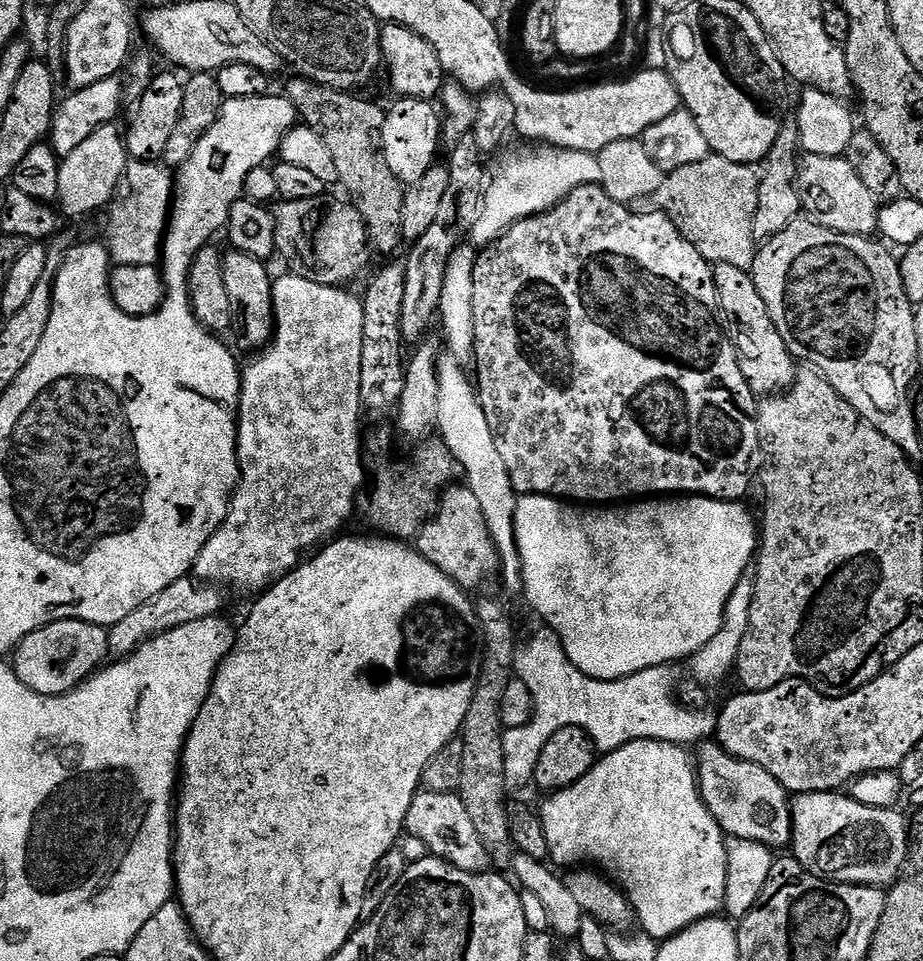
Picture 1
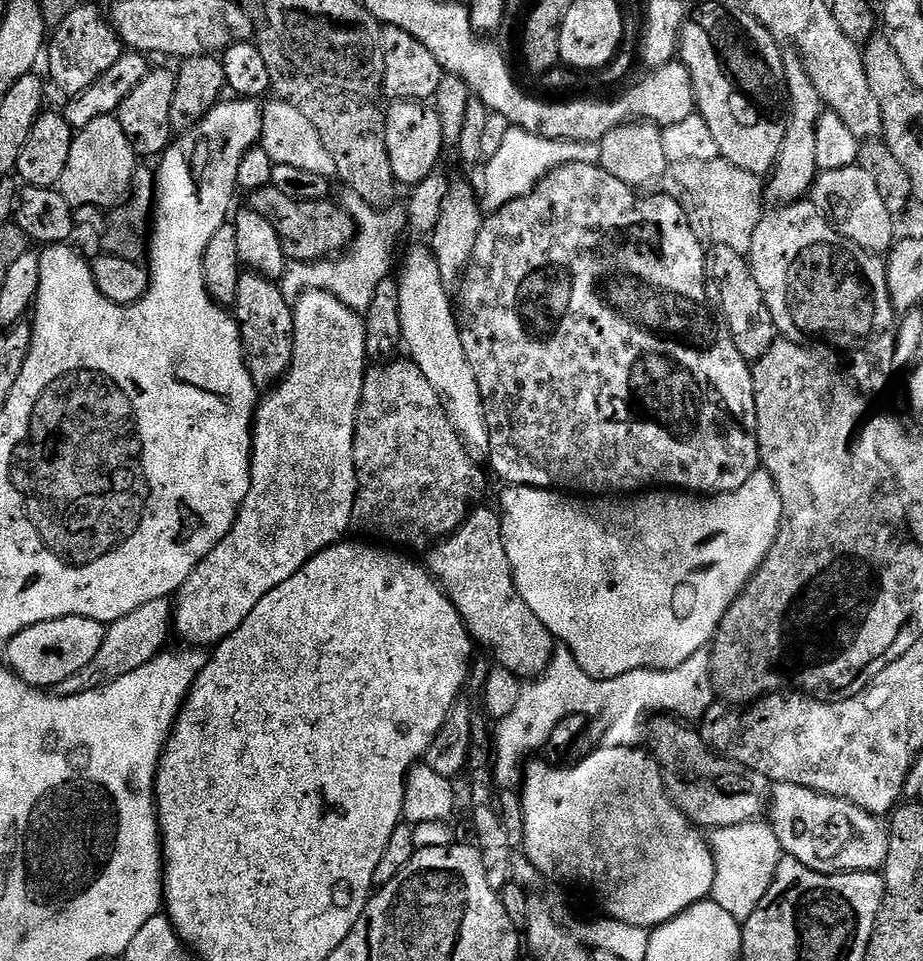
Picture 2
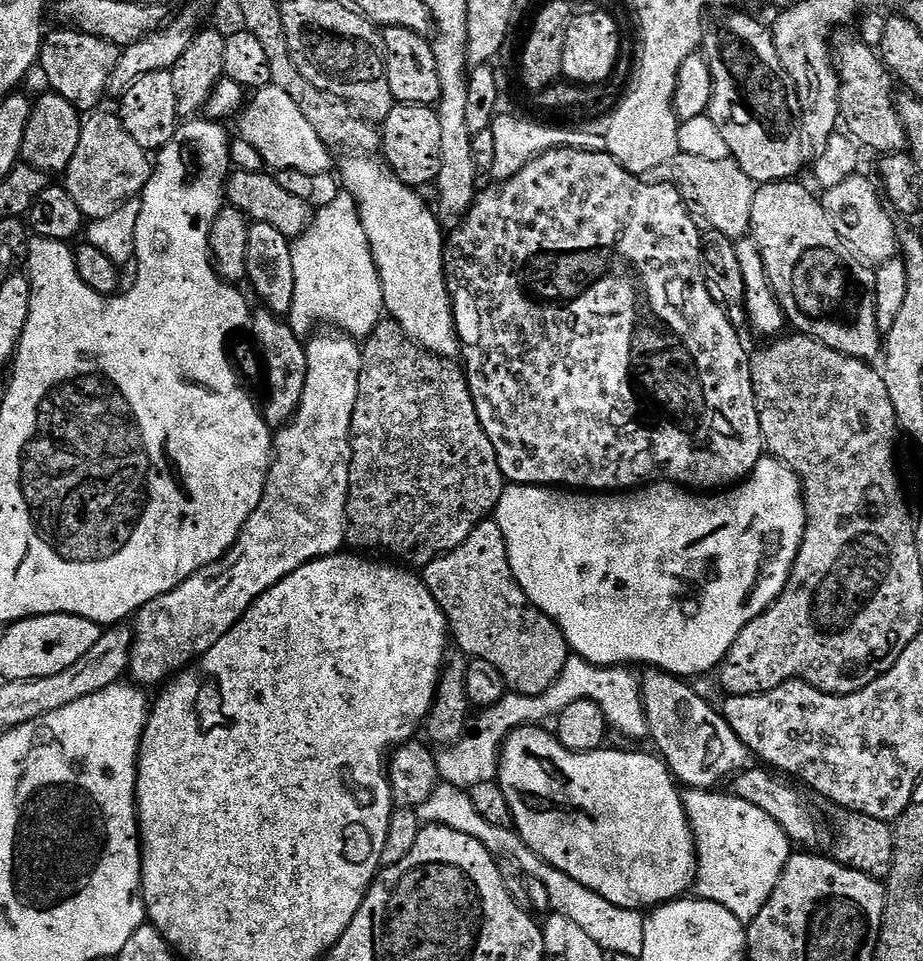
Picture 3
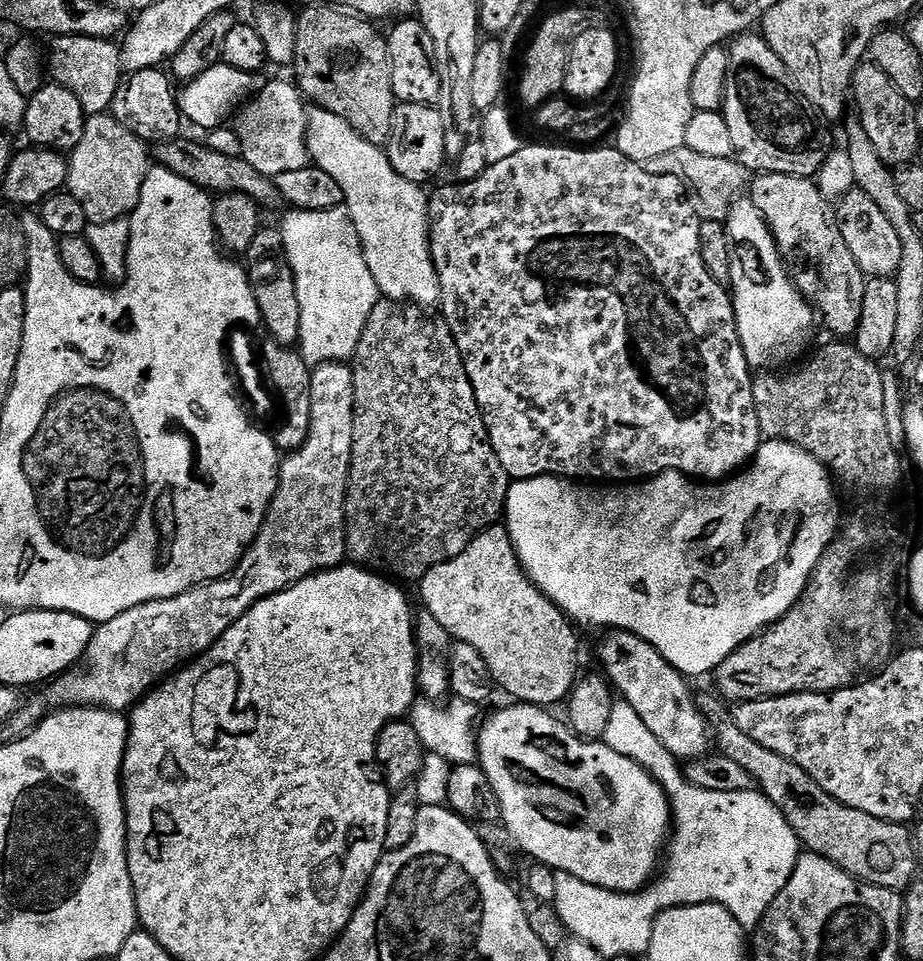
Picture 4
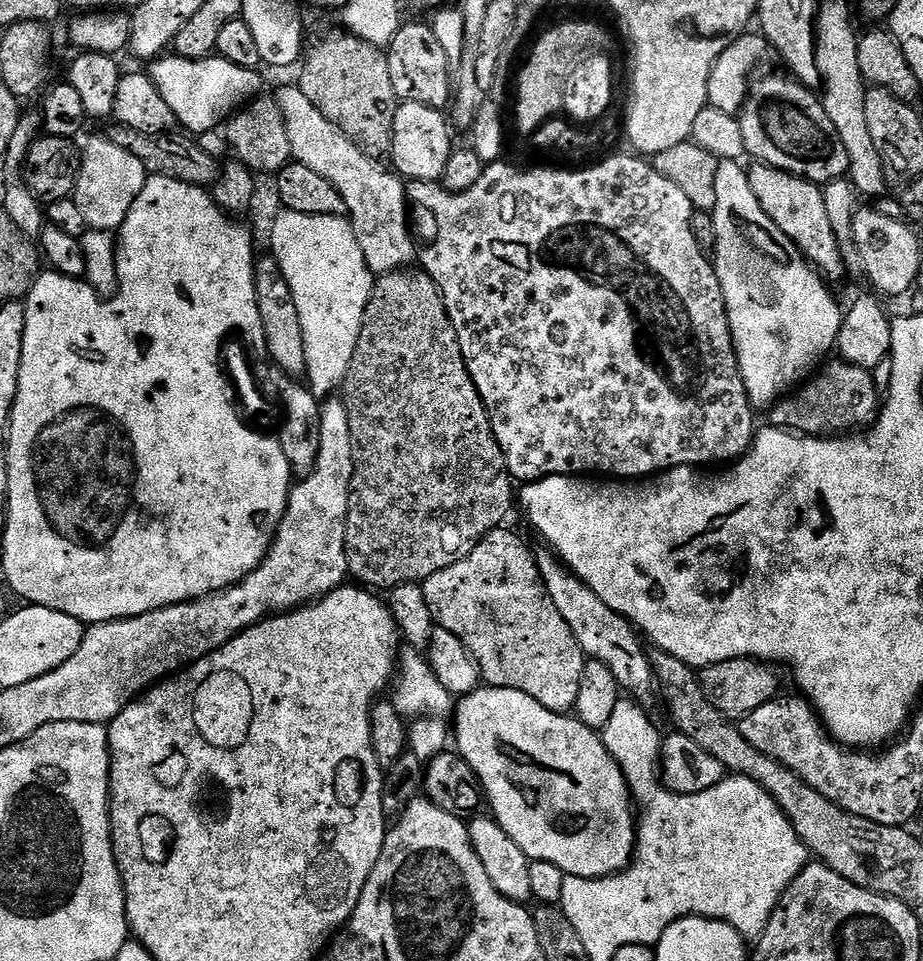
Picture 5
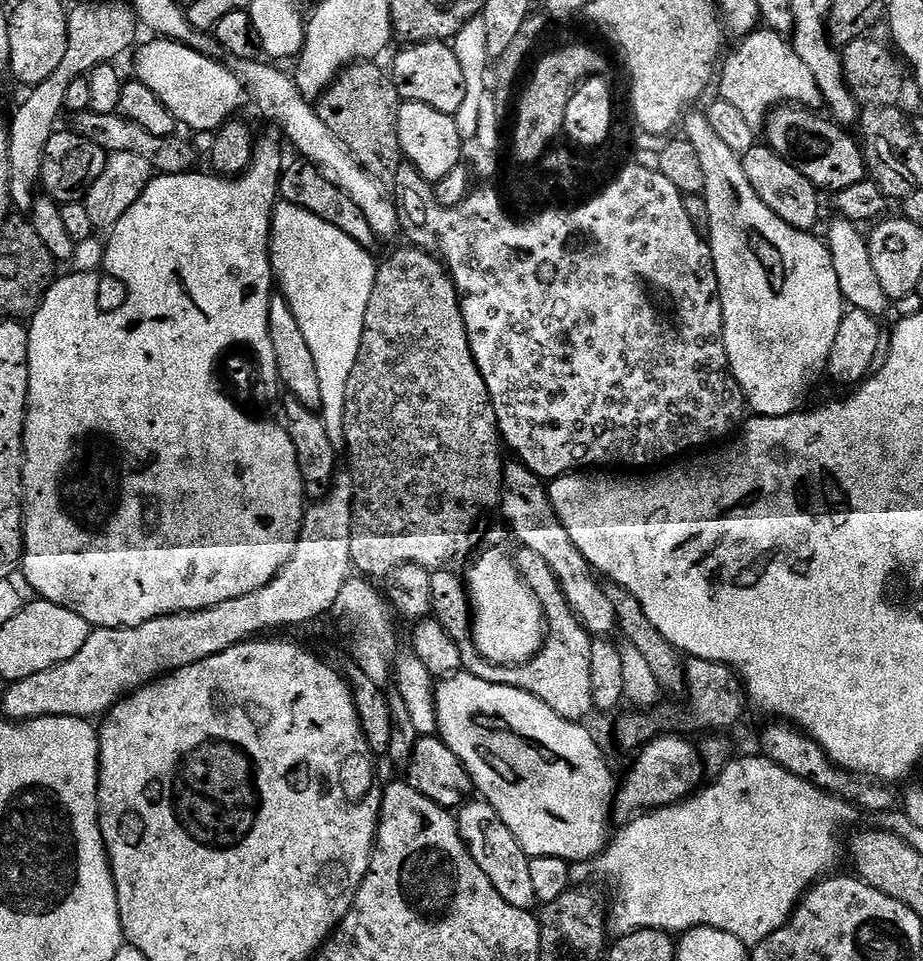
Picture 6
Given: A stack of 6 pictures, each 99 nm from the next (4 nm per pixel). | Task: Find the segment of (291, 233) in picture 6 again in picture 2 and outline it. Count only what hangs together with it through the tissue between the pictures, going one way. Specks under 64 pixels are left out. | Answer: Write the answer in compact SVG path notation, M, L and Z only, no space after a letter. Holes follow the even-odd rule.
M345 191L343 195L342 207L352 215L352 221L356 224L356 234L352 237L352 243L343 254L335 258L314 260L311 264L289 263L279 286L284 291L284 297L290 302L299 300L309 290L329 292L347 308L364 314L374 299L379 283L392 272L392 247L395 246L396 240L392 237L391 226L380 217L383 215L377 209L371 208L359 194Z

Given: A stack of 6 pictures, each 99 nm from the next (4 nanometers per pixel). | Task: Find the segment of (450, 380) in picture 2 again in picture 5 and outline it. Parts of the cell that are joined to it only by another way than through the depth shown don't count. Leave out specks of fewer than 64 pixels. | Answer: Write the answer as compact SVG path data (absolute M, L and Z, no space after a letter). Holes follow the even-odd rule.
M298 86L282 89L275 93L274 99L285 118L291 159L326 178L326 182L342 194L342 202L346 202L348 211L347 219L358 238L358 246L362 246L368 269L373 274L407 269L411 265L408 263L417 259L418 249L410 227L405 181L391 167L379 160L371 160L349 136L334 126L334 122L326 119L322 110L318 110L318 106L314 106Z

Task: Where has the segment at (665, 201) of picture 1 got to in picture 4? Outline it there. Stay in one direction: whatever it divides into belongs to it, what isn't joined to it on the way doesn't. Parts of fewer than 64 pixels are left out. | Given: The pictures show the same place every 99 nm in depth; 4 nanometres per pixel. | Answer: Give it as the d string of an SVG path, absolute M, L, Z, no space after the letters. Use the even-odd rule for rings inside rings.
M679 148L670 150L670 154L658 154L658 158L646 161L650 174L655 176L673 176L688 189L688 198L692 201L694 210L701 220L727 221L730 210L736 201L741 199L746 188L746 172L732 156L713 158L706 154L698 154L698 150Z

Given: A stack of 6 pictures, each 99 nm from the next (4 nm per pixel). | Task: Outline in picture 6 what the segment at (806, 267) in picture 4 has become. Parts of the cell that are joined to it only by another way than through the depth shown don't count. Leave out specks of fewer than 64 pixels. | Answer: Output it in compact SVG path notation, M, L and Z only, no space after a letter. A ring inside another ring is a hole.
M757 142L756 145L743 153L743 164L747 181L754 188L754 194L782 218L790 226L794 226L803 232L815 229L816 219L820 216L820 196L821 193L812 185L810 178L802 174L792 165L791 160L782 158L773 148L769 148L767 143Z

